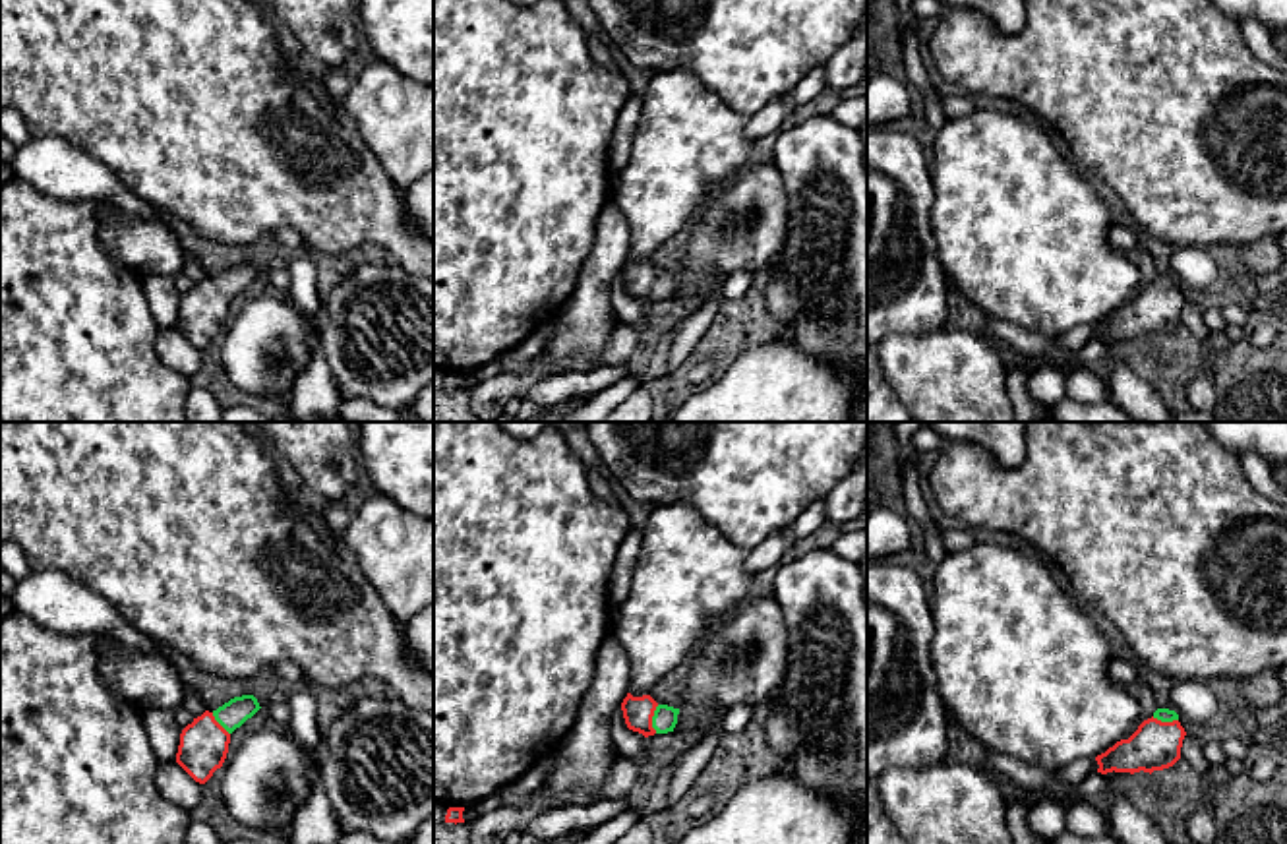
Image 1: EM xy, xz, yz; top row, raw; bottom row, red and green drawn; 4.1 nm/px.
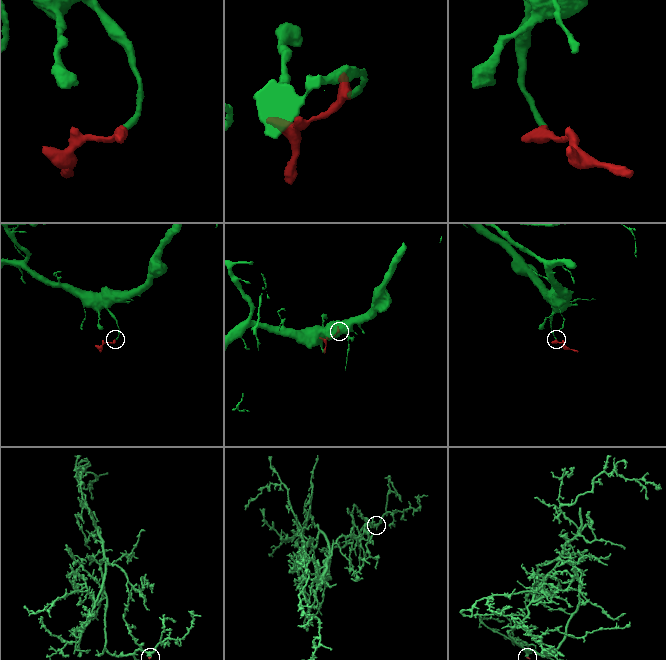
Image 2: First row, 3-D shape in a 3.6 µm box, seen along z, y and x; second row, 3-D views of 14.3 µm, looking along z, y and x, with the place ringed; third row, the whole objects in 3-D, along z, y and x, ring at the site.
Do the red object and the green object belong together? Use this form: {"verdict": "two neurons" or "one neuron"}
{"verdict": "one neuron"}

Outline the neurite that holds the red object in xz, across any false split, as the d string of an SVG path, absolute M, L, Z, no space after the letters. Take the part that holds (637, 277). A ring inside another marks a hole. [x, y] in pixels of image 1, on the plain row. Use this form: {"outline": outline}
{"outline": "M631 259L623 265L621 277L627 294L644 304L673 298L679 281L679 275L658 271L650 261L633 263Z"}

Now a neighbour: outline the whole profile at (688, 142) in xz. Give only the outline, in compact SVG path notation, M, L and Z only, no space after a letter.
M689 70L656 72L643 93L631 159L617 172L617 203L629 223L629 259L650 261L704 201L745 165L753 141L745 136L749 114L733 110Z

